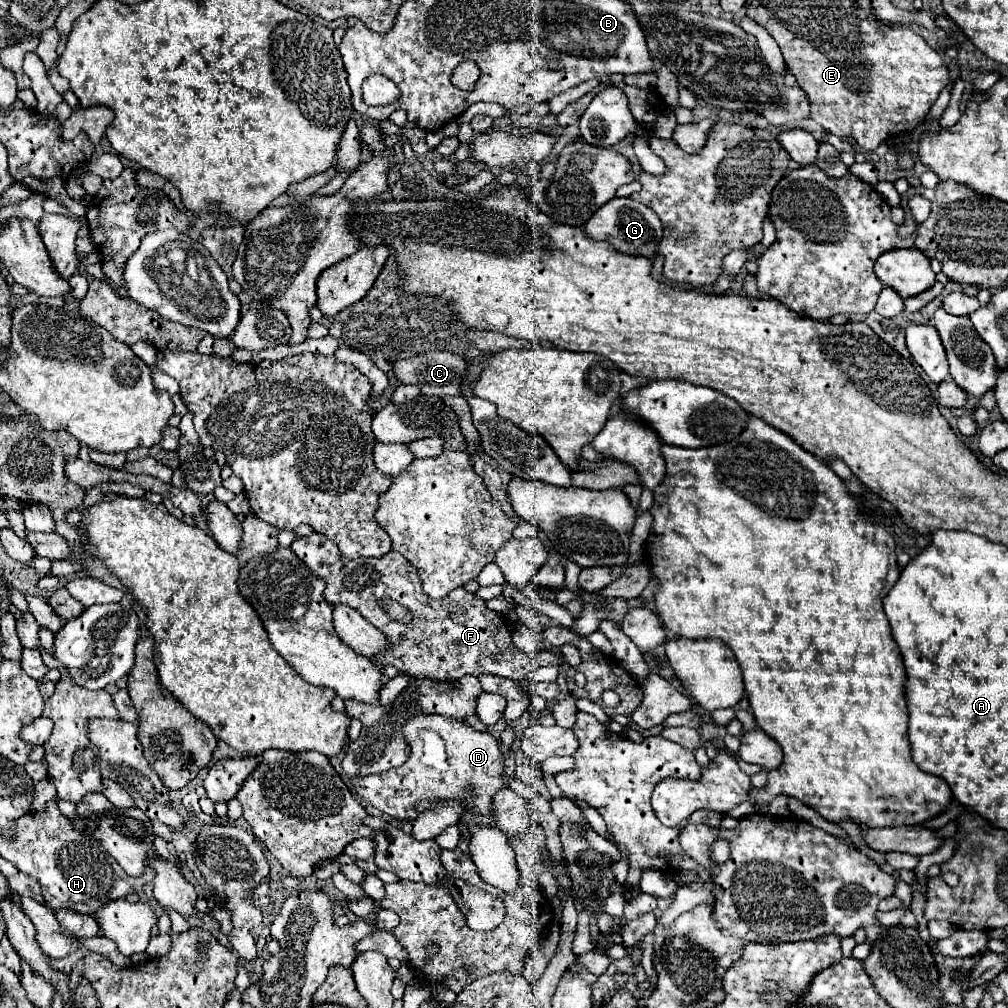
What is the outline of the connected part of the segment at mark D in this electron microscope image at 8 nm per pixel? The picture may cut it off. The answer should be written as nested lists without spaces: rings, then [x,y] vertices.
[[[415,715],[405,723],[403,735],[411,745],[409,759],[401,767],[393,767],[381,775],[351,779],[357,797],[365,799],[379,811],[405,821],[413,821],[417,817],[415,805],[421,799],[465,799],[467,809],[473,809],[477,801],[479,815],[493,815],[493,795],[499,791],[499,787],[503,787],[505,761],[499,741],[491,733],[479,733],[465,721],[443,715]]]

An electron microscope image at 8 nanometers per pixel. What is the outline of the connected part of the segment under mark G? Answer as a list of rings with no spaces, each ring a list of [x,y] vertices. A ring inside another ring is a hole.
[[[615,197],[609,203],[605,203],[605,207],[601,207],[601,211],[597,211],[597,215],[589,219],[589,223],[585,223],[583,231],[587,237],[595,241],[609,241],[609,245],[613,245],[617,251],[625,255],[645,257],[645,259],[653,259],[657,255],[659,243],[663,239],[663,225],[659,217],[647,205],[631,197],[627,199]]]

